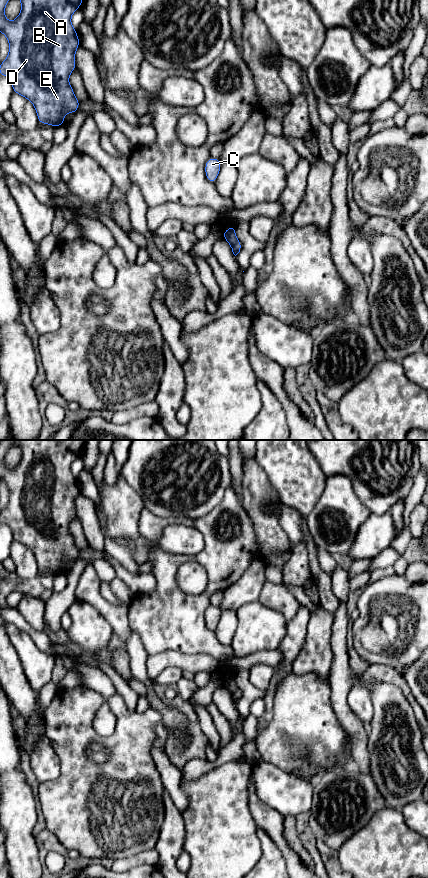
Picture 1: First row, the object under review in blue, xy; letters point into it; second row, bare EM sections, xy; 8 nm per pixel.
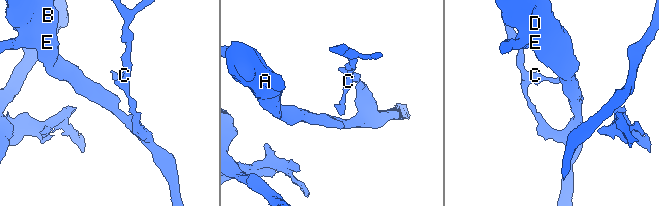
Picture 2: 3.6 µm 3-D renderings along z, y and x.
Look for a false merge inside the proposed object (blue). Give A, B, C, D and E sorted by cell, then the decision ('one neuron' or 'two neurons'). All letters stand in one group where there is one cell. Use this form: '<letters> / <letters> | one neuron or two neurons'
A B D E / C | two neurons

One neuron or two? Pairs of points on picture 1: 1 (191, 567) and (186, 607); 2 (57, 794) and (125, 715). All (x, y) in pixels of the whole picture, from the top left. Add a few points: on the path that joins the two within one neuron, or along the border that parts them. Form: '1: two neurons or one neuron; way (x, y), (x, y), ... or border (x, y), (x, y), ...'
1: two neurons; border (175, 575), (188, 594), (200, 594), (207, 586)
2: one neuron; way (78, 779), (121, 736)

